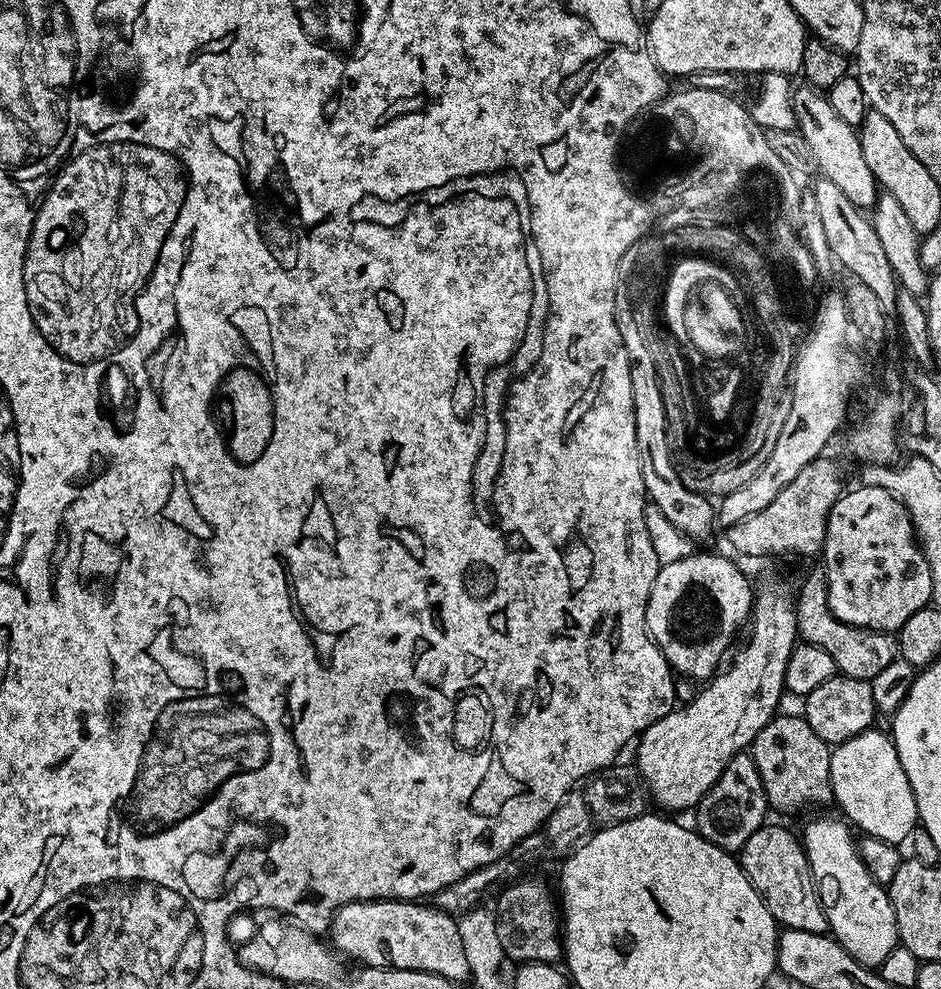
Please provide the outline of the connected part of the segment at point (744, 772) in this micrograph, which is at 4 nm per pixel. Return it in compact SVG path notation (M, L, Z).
M747 751L740 752L726 766L726 770L710 786L710 790L702 797L700 803L694 809L696 815L695 831L700 833L714 846L718 846L723 852L739 853L740 848L766 823L764 816L770 812L770 805L766 798L766 790L762 786L762 778L758 774L758 766L754 758Z

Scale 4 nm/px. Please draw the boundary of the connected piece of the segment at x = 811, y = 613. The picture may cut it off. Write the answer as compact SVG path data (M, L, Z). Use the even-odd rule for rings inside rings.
M822 562L817 563L807 576L801 588L797 589L795 603L796 631L799 639L818 647L834 658L837 671L843 675L859 680L872 681L879 671L899 659L899 639L888 632L872 631L869 628L854 627L843 623L829 610L828 575Z

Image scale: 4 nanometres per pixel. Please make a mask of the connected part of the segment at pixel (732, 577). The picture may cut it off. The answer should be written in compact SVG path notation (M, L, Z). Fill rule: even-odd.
M696 550L688 557L660 566L646 606L646 626L652 641L662 650L666 662L677 677L688 676L697 682L707 682L721 667L720 659L729 655L737 639L736 631L739 628L741 631L747 625L752 614L753 599L753 585L748 585L743 570L734 561L727 560L716 552Z

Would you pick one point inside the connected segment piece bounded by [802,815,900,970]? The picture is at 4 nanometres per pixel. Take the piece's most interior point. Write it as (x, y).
(860, 916)

